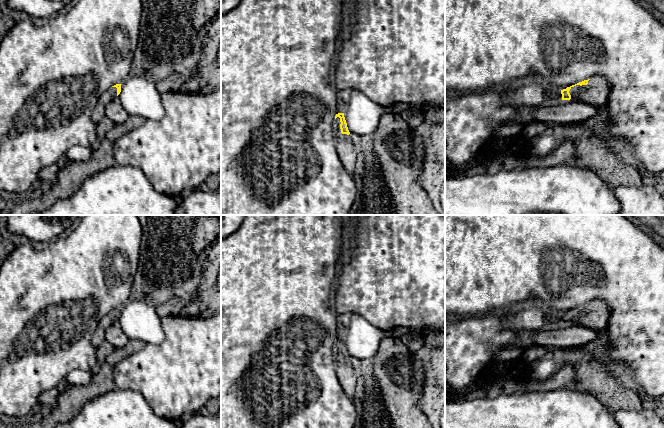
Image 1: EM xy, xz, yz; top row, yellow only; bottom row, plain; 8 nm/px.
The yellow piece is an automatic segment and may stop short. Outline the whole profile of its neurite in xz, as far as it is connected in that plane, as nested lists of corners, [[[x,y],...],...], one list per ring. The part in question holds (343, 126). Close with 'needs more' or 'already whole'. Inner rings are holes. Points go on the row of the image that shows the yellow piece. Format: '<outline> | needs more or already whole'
[[[338,113],[333,122],[333,140],[336,152],[346,172],[354,176],[355,169],[360,165],[361,155],[355,150],[344,113]]] | needs more

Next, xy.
[[[116,84],[105,90],[99,97],[95,108],[92,112],[91,119],[95,124],[98,124],[105,117],[105,107],[106,105],[117,98],[121,92],[121,84]]] | needs more

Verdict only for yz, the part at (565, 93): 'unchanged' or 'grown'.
grown

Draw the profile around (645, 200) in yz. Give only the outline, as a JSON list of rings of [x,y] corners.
[[[655,182],[641,187],[619,186],[614,189],[621,206],[620,212],[615,215],[664,215],[664,198],[657,192]]]

